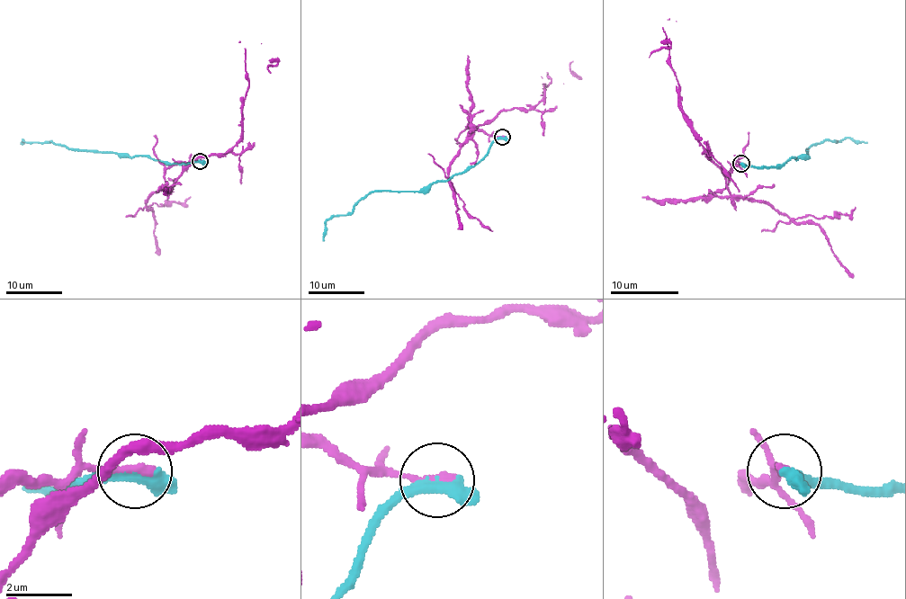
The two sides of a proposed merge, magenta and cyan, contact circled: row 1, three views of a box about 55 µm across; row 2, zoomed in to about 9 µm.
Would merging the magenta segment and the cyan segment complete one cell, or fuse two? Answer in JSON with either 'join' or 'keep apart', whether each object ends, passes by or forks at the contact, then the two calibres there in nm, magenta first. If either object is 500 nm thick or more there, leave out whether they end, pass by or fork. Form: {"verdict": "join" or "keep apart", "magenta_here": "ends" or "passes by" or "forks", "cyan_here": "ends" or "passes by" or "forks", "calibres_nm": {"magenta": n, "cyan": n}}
{"verdict": "keep apart", "magenta_here": "ends", "cyan_here": "passes by", "calibres_nm": {"magenta": 300, "cyan": 360}}

